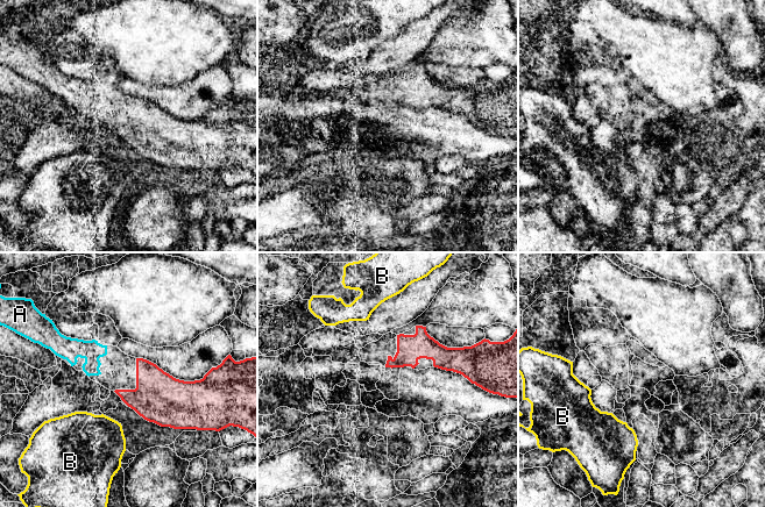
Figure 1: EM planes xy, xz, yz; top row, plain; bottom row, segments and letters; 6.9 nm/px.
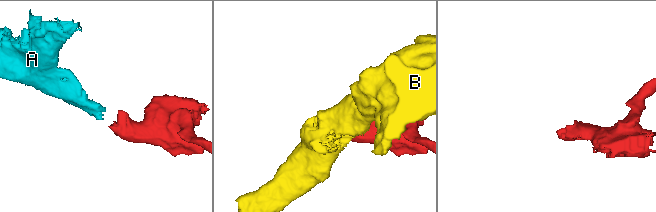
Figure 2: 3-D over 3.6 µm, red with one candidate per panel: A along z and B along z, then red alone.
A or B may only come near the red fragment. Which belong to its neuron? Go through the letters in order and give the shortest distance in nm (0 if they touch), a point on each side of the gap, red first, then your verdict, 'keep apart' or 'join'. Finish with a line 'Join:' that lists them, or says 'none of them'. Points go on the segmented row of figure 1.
A: 150 nm apart; from red across xy (115, 390), (100, 373); join
B: 130 nm apart; from red across xy (128, 406), (117, 421); keep apart
Join: A

